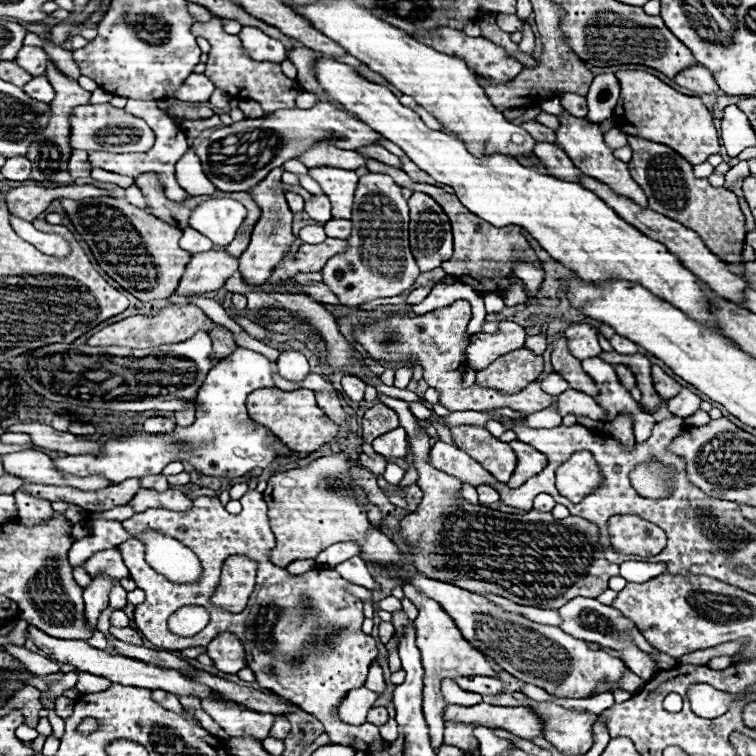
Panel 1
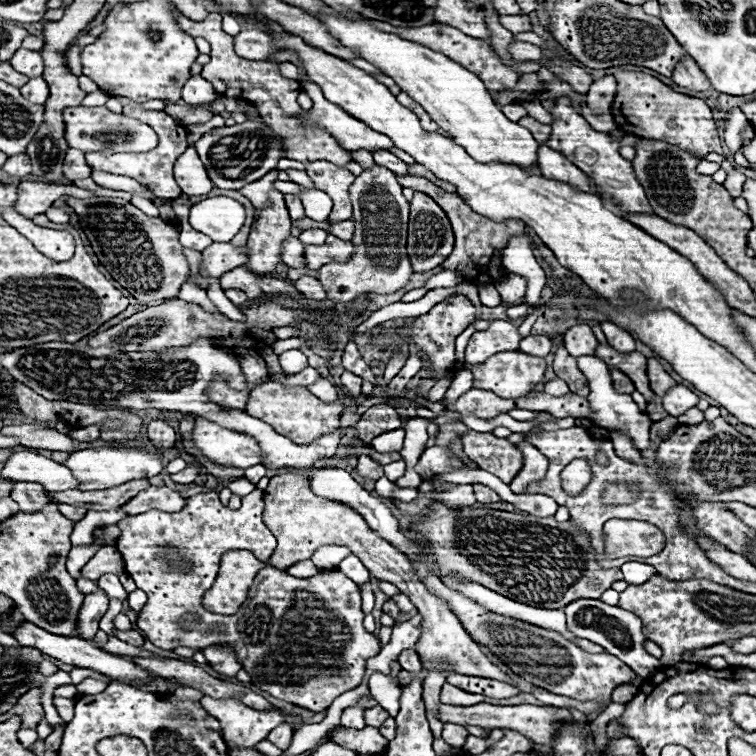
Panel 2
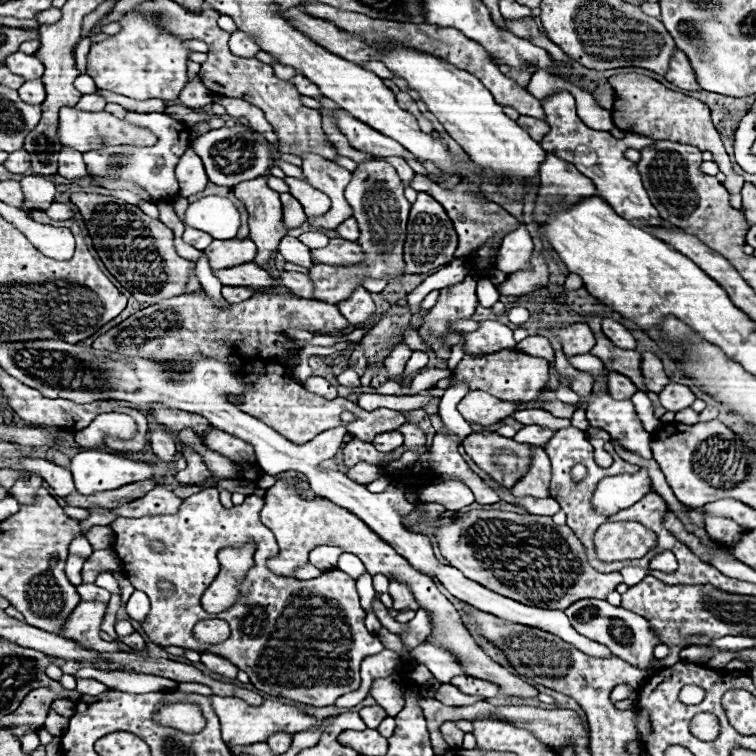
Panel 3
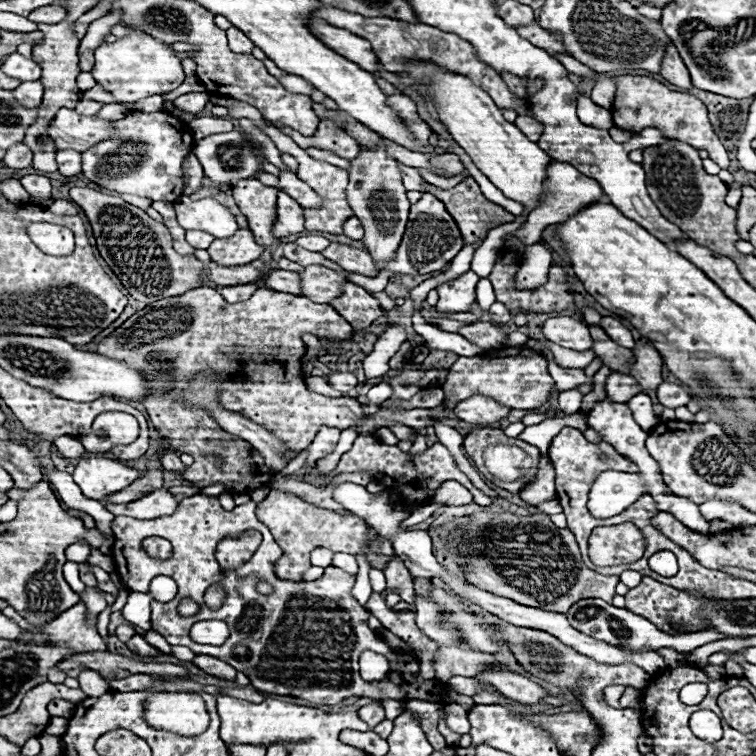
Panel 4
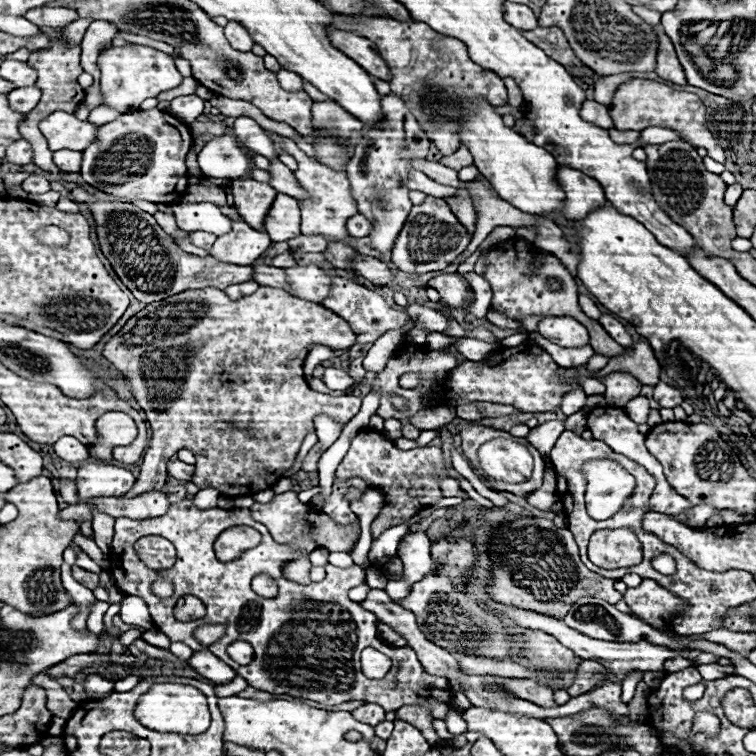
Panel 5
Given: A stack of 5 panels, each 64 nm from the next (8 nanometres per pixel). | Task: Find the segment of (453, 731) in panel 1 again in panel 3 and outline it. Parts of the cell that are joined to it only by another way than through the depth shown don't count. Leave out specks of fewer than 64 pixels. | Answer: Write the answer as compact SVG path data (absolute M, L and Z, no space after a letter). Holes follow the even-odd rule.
M445 722L440 726L440 732L448 742L450 748L462 748L462 738L464 738L464 732L460 732L452 722Z

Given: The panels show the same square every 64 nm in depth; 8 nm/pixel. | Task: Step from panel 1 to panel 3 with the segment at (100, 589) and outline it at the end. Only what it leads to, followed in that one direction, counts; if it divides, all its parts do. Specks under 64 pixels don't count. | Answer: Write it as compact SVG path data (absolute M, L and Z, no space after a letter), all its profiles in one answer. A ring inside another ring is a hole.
M80 602L78 608L74 608L74 614L70 614L70 618L62 626L62 630L56 634L66 636L70 640L78 640L78 644L82 644L84 648L94 648L98 652L116 652L118 650L117 642L104 642L98 636L104 610L106 610L104 604Z

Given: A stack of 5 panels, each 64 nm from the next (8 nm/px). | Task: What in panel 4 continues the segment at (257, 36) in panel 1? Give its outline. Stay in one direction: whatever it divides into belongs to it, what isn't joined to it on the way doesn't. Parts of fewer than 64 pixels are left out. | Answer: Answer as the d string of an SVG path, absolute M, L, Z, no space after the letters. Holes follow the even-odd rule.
M228 28L226 30L226 34L228 34L228 44L230 44L230 50L234 50L236 54L250 54L252 52L252 48L254 48L254 44L238 30L238 28Z

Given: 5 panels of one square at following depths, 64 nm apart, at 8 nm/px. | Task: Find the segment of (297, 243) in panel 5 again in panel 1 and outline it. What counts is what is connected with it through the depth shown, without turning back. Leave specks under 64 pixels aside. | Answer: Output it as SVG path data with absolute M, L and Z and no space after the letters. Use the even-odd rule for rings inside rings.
M306 226L306 228L300 230L298 238L302 242L308 242L308 244L318 244L318 242L322 242L326 238L326 234L324 234L322 226Z

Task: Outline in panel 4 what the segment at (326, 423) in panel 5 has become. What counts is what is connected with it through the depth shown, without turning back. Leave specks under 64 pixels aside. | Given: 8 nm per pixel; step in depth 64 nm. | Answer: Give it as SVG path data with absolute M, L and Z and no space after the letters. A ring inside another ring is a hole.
M322 426L314 438L314 442L308 448L308 458L306 458L306 466L314 468L316 460L322 458L324 454L332 452L332 448L336 446L340 438L340 430L338 428L330 428L330 426Z

